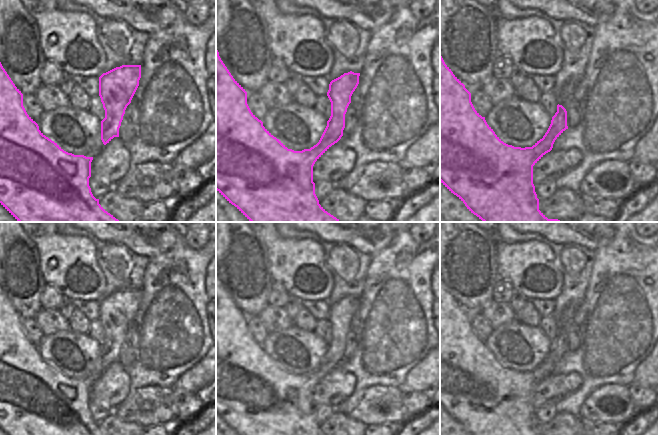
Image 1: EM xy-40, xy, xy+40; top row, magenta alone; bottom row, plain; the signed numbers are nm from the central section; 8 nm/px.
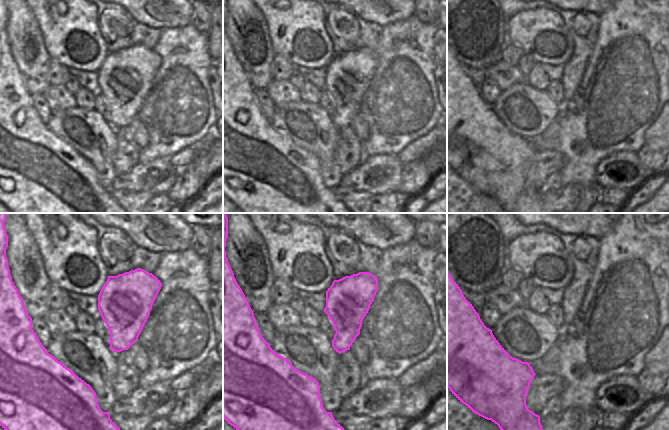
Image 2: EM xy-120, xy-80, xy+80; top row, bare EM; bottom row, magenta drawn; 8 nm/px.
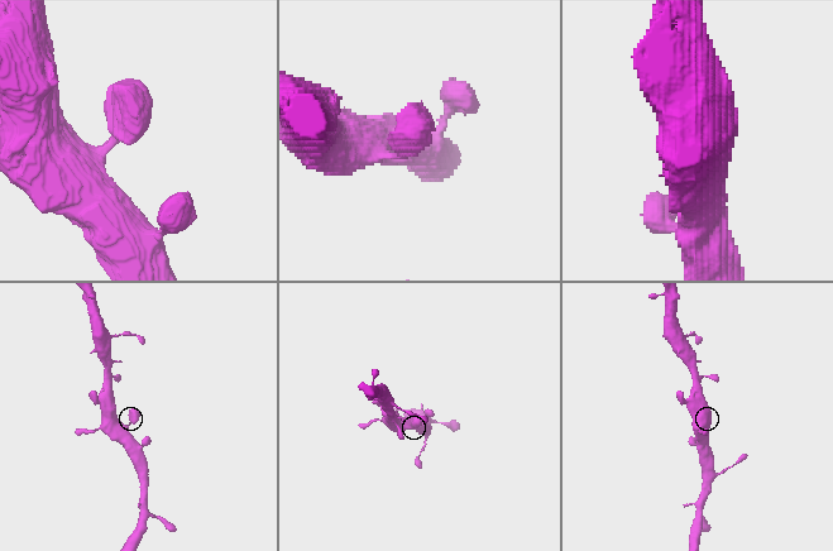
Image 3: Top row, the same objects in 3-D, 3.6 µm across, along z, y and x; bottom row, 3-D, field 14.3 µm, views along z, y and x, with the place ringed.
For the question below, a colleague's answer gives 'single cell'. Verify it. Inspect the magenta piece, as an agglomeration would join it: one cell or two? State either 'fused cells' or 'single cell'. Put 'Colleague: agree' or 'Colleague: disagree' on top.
Colleague: agree
single cell

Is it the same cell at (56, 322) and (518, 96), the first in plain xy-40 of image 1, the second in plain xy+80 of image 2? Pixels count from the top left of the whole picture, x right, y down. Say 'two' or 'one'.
two

